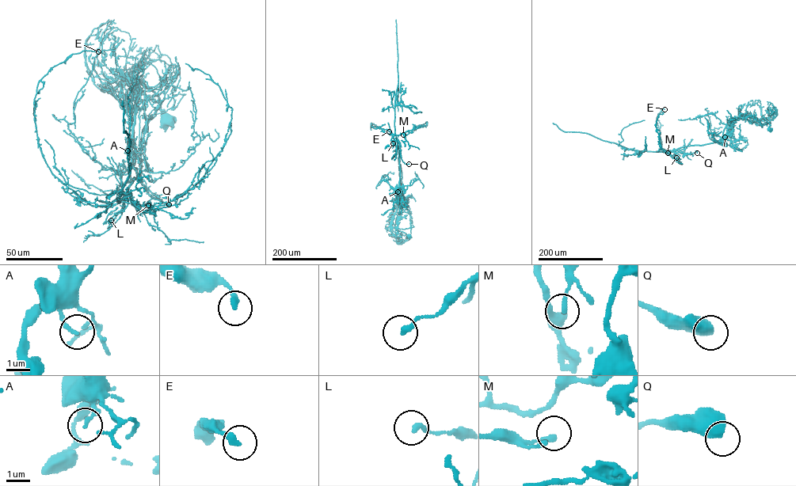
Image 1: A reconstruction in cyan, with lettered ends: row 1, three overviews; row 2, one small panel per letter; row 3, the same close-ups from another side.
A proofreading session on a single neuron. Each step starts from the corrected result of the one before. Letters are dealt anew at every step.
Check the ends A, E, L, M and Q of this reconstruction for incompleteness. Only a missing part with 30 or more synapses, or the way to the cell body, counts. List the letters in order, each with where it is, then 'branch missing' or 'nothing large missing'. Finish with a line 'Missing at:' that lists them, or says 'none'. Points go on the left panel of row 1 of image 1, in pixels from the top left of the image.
A: at (127, 150); nothing large missing
E: at (98, 51); nothing large missing
L: at (111, 220); nothing large missing
M: at (148, 205); nothing large missing
Q: at (169, 204); nothing large missing
Missing at: none

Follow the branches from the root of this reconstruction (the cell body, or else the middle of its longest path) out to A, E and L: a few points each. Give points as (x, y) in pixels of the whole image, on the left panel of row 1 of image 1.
A: (168, 123), (160, 100), (148, 88), (123, 81), (117, 86), (125, 74), (120, 78), (139, 89), (127, 150)
E: (168, 123), (125, 74), (126, 195), (91, 206), (53, 174), (38, 83), (98, 51)
L: (168, 123), (148, 88), (117, 86), (123, 75), (139, 89), (136, 177), (111, 220)

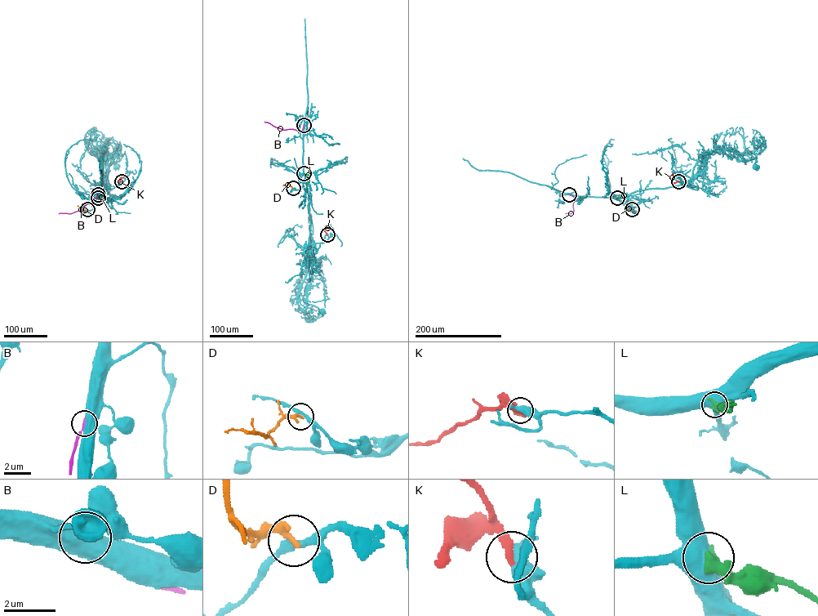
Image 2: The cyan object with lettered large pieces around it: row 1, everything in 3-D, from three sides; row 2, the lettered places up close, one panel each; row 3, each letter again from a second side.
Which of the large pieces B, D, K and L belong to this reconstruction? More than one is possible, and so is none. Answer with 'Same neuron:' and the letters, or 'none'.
Same neuron: K

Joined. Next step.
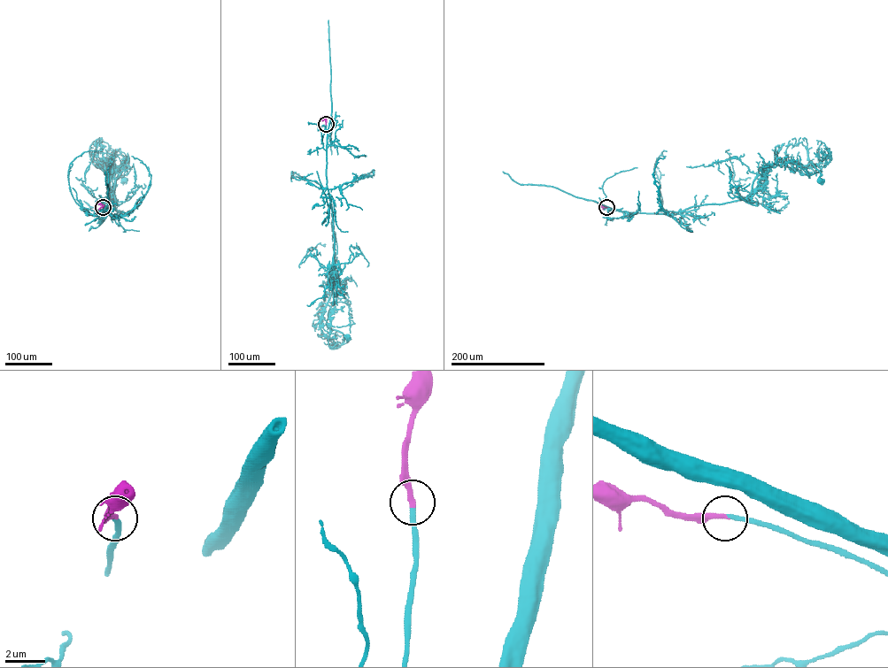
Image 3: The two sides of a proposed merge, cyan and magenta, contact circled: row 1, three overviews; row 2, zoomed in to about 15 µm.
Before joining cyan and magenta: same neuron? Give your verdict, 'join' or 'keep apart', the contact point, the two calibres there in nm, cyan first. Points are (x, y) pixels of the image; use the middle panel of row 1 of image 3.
join | (326, 124) | 240/240 nm

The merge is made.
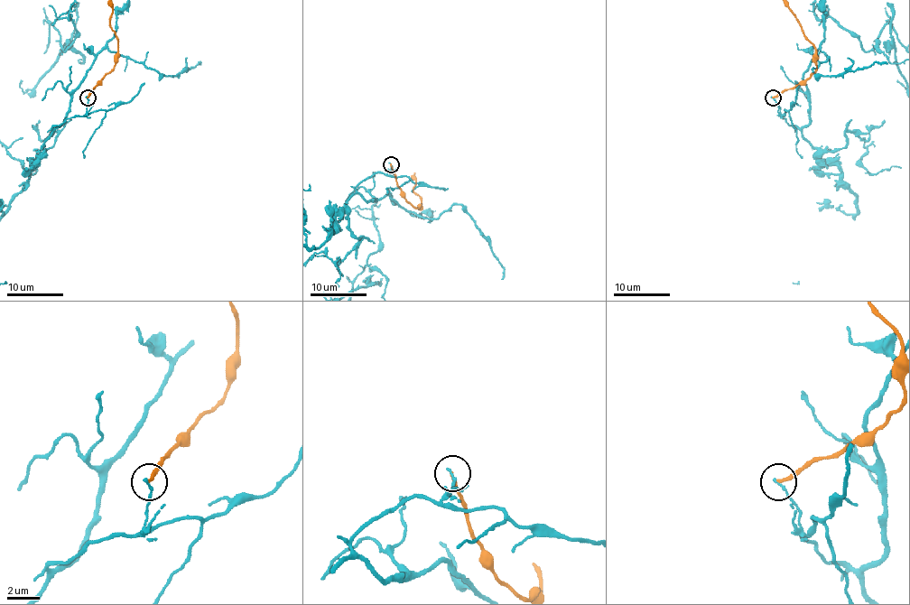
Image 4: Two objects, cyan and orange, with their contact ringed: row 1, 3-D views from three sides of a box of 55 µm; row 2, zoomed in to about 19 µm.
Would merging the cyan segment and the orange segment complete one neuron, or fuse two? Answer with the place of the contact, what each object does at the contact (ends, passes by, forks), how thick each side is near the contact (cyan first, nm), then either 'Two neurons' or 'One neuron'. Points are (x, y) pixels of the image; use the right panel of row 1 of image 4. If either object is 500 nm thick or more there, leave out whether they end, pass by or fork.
Place: (773, 97). At the ring cyan ends. At the ring orange ends. Thickness 160 nm (cyan) against 200 nm. Two neurons

